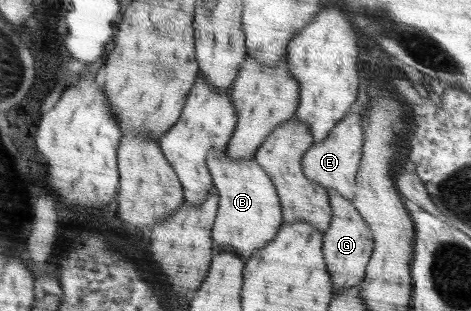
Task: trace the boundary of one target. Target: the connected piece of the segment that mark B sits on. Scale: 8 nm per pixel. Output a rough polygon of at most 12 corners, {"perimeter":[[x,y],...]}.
{"perimeter":[[210,154],[214,251],[246,262],[283,224],[255,156]]}

